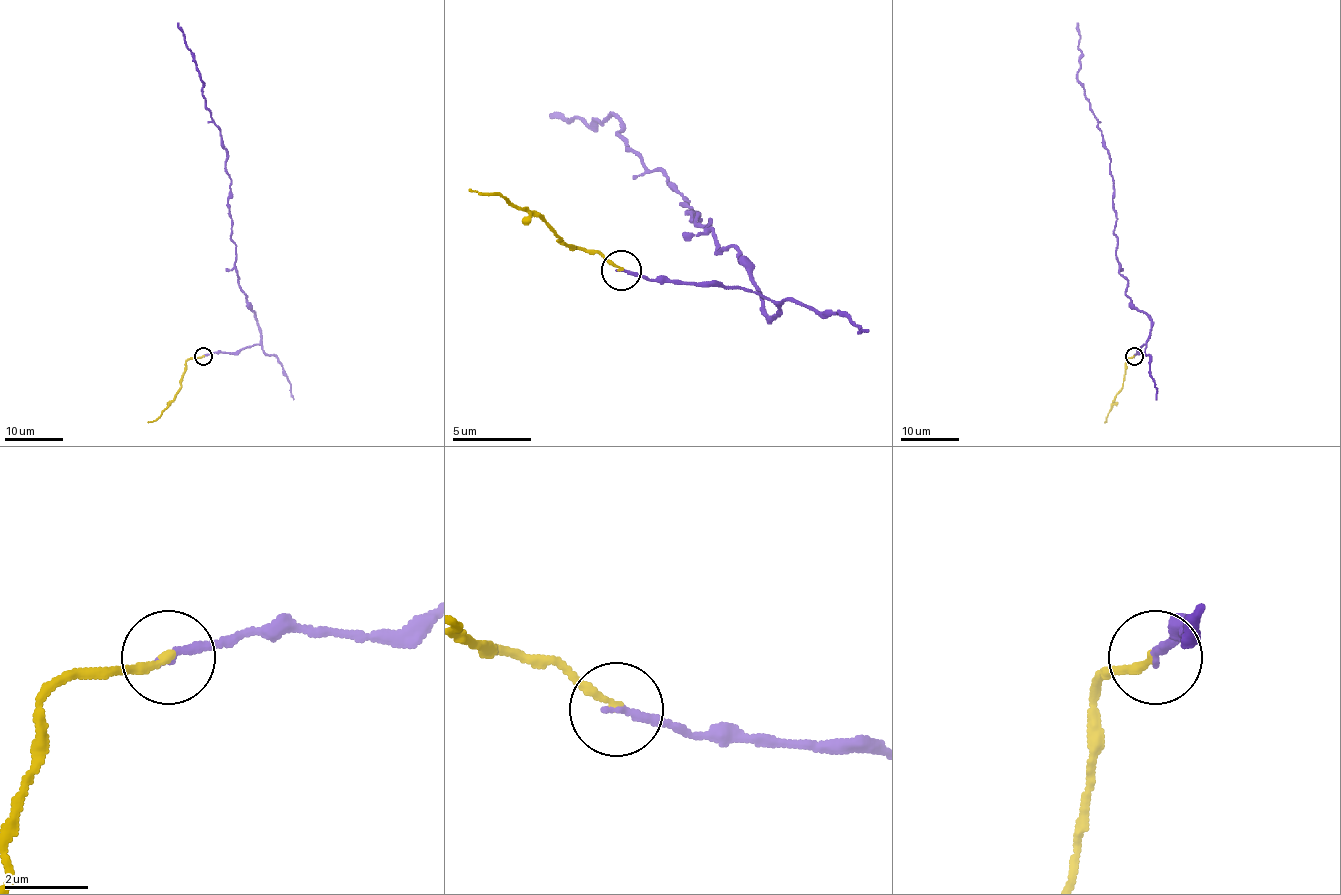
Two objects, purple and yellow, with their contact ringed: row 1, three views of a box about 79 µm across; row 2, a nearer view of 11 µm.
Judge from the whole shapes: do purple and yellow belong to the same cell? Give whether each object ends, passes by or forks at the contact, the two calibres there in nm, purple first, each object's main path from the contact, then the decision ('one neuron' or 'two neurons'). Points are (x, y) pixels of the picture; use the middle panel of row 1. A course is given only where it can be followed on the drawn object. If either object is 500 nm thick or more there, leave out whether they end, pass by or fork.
purple ends there; yellow ends there; 200 nm thick on the purple side, 200 nm on the other; purple runs (622, 269), (753, 289), (776, 313), (733, 245), (717, 253), (713, 229), (610, 115), (594, 126), (551, 115); yellow runs (622, 269), (559, 237), (527, 210), (487, 194), (468, 190); one neuron

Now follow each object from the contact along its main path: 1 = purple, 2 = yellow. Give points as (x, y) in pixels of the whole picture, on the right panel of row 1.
1: (1134, 355), (1147, 342), (1151, 319), (1131, 302), (1119, 273), (1109, 150), (1077, 79), (1077, 22)
2: (1134, 355), (1125, 361), (1122, 389), (1105, 422)

